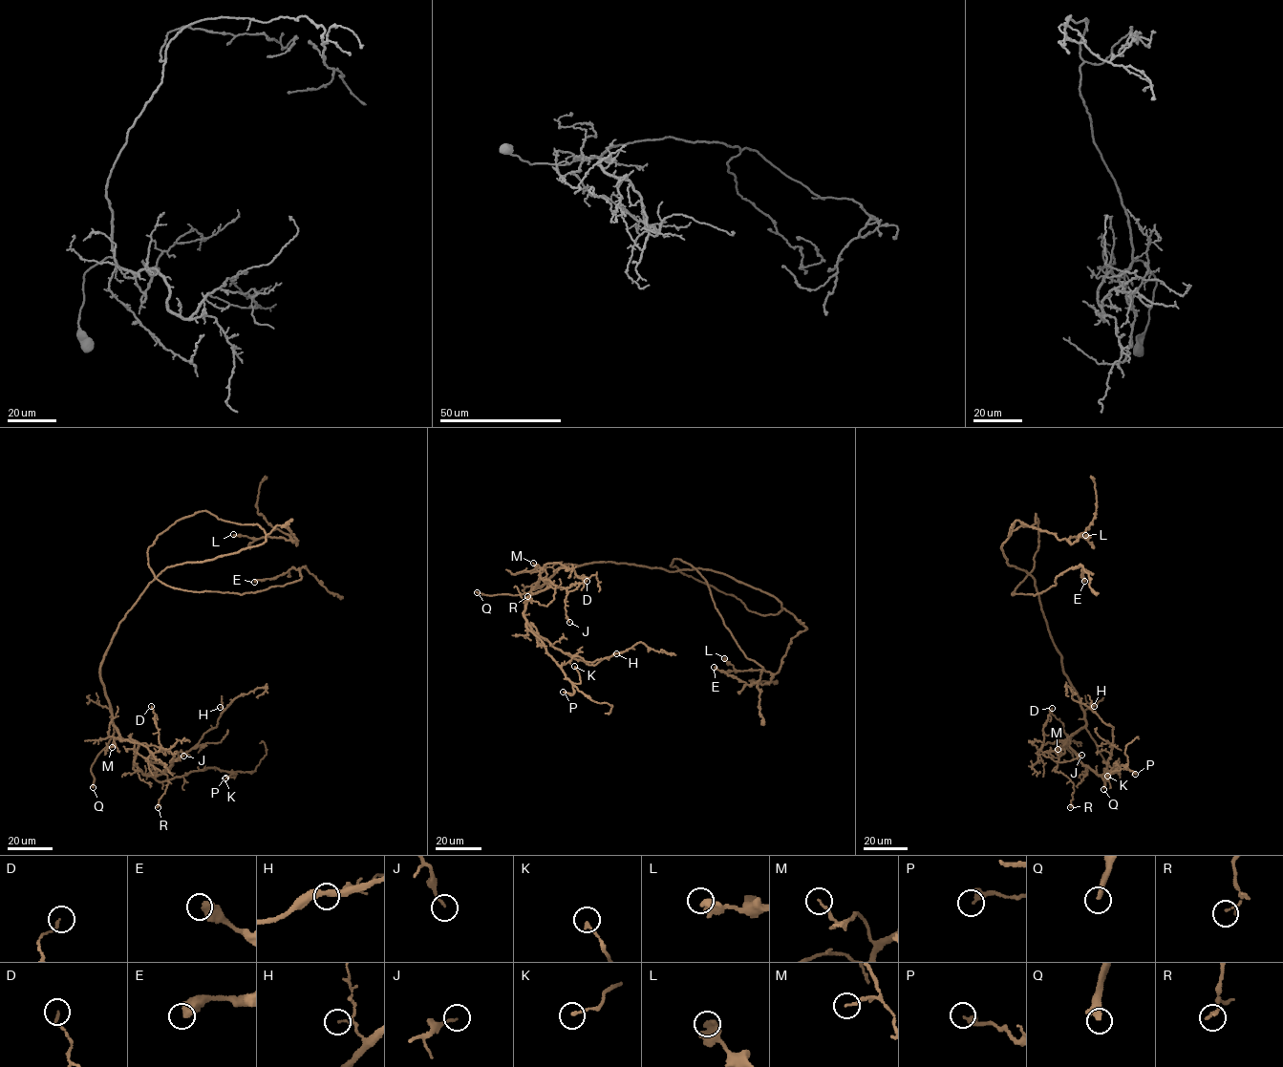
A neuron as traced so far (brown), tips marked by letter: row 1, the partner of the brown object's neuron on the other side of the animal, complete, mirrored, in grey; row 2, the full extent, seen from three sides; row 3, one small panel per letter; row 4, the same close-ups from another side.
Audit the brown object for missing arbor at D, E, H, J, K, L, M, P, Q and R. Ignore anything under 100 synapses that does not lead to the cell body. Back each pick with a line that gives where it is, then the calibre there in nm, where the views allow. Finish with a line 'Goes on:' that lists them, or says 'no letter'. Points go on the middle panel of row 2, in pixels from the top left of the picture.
Q: Place: (477, 592). Thickness 360 nm
Goes on: Q

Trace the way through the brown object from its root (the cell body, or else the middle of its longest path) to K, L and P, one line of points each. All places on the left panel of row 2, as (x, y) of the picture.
K: (202, 562), (149, 584), (99, 674), (141, 772), (160, 781), (236, 774), (224, 778)
L: (202, 562), (260, 544), (273, 527), (290, 520), (286, 526), (298, 541), (269, 537), (251, 539), (233, 534)
P: (202, 562), (149, 584), (99, 674), (141, 772), (235, 775), (225, 778)

